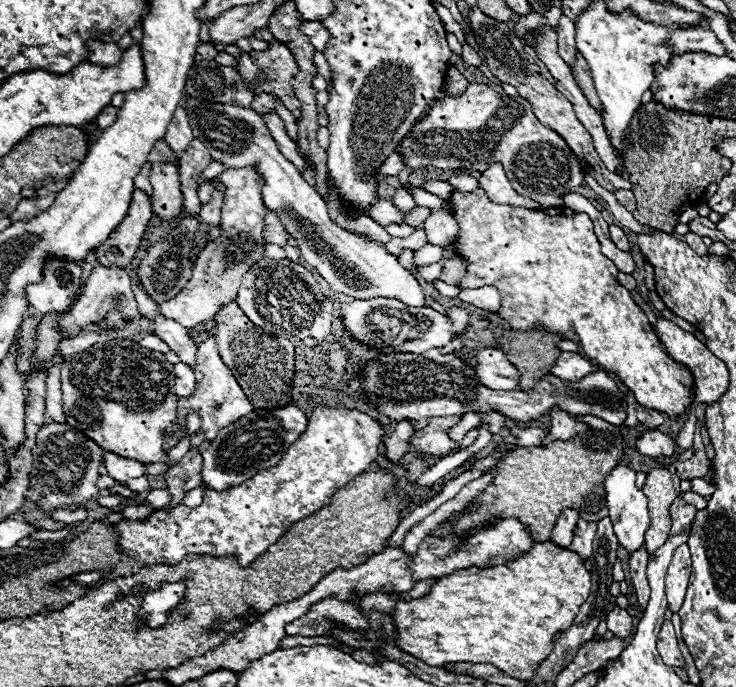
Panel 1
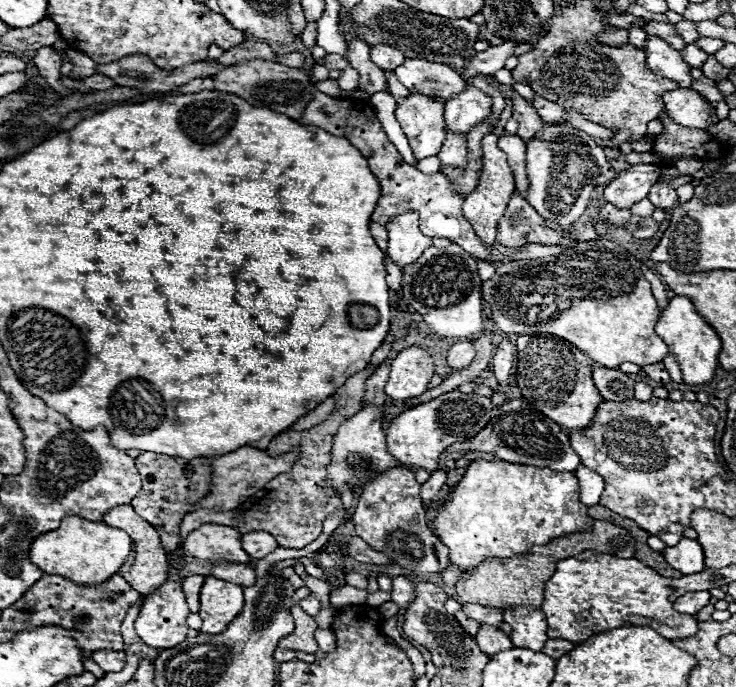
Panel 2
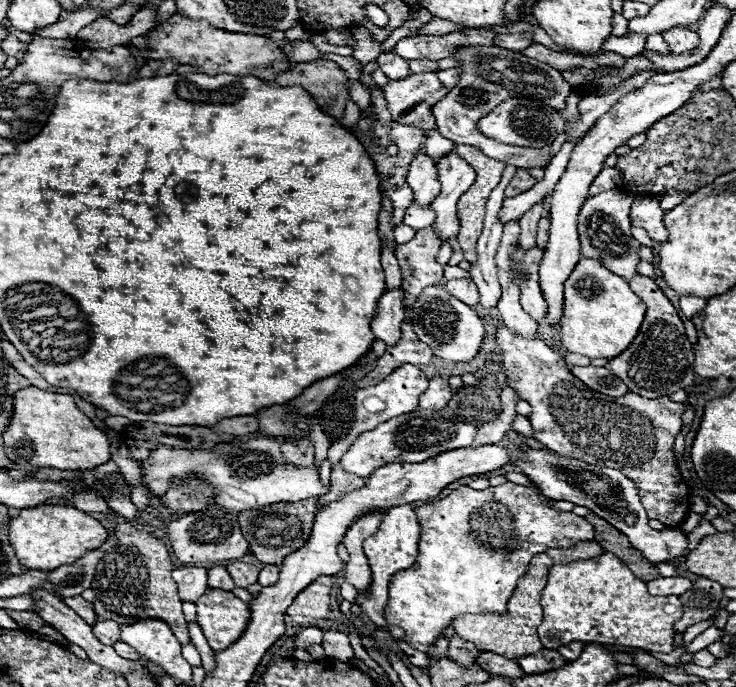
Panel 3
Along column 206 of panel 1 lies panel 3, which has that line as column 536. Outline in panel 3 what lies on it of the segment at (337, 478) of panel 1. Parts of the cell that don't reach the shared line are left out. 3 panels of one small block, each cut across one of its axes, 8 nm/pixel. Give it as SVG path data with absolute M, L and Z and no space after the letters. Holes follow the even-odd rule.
M506 482L486 490L460 486L440 502L416 508L420 520L418 560L406 570L394 574L390 582L390 598L384 616L390 624L404 628L406 644L426 652L440 632L444 632L458 614L504 614L506 602L512 596L516 582L524 576L530 560L548 548L570 548L582 540L594 540L594 528L584 516L550 508L536 488Z

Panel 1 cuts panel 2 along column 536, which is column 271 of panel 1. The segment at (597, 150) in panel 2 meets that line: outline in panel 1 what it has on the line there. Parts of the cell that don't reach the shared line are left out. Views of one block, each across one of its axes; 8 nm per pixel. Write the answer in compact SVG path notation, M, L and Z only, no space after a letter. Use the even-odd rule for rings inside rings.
M188 98L186 112L190 116L194 136L204 142L212 160L220 162L224 168L256 168L264 182L264 206L276 212L280 222L286 224L284 228L288 230L292 242L300 248L302 258L328 282L330 290L358 300L398 298L406 306L414 308L422 308L426 304L422 286L408 270L400 266L398 258L388 254L382 246L338 228L328 218L324 200L306 184L298 168L280 152L264 118L258 112L232 104L212 104L198 98Z

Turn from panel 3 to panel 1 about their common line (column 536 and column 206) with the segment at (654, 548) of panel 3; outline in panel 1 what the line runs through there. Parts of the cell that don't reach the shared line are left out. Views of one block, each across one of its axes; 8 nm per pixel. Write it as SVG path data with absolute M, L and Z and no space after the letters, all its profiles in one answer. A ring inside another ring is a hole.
M294 406L278 408L274 412L254 410L250 416L238 420L238 424L222 428L222 432L218 432L218 436L210 442L210 448L202 452L202 482L206 484L206 488L216 492L240 486L260 470L276 466L282 460L284 452L304 434L306 426L306 414Z

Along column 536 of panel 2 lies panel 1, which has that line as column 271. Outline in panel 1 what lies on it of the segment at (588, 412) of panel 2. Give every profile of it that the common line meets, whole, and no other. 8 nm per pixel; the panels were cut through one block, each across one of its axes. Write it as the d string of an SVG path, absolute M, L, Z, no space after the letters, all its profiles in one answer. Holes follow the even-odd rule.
M236 300L230 304L224 304L216 316L214 316L214 336L218 344L218 352L224 360L224 364L232 370L234 378L246 392L248 400L254 404L254 408L274 410L284 408L292 402L292 382L294 382L294 344L286 338L274 336L252 324L246 314L240 310Z

